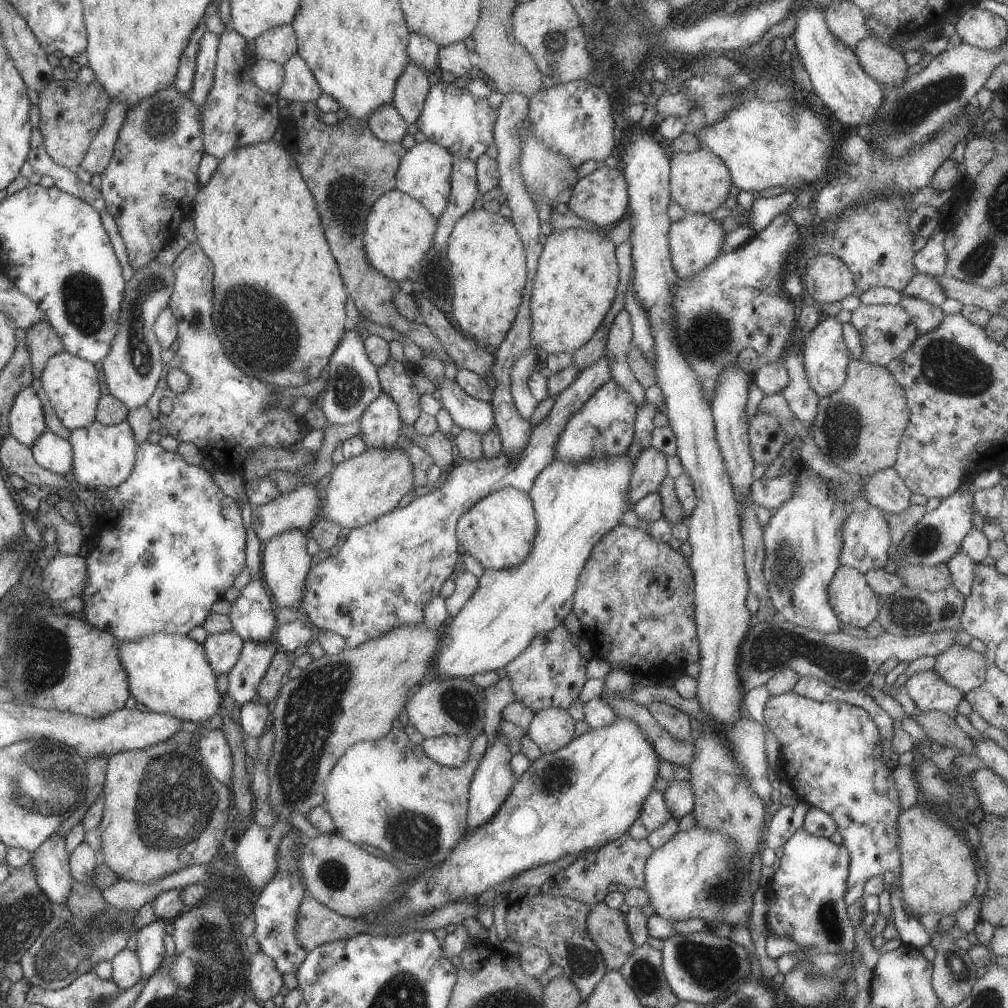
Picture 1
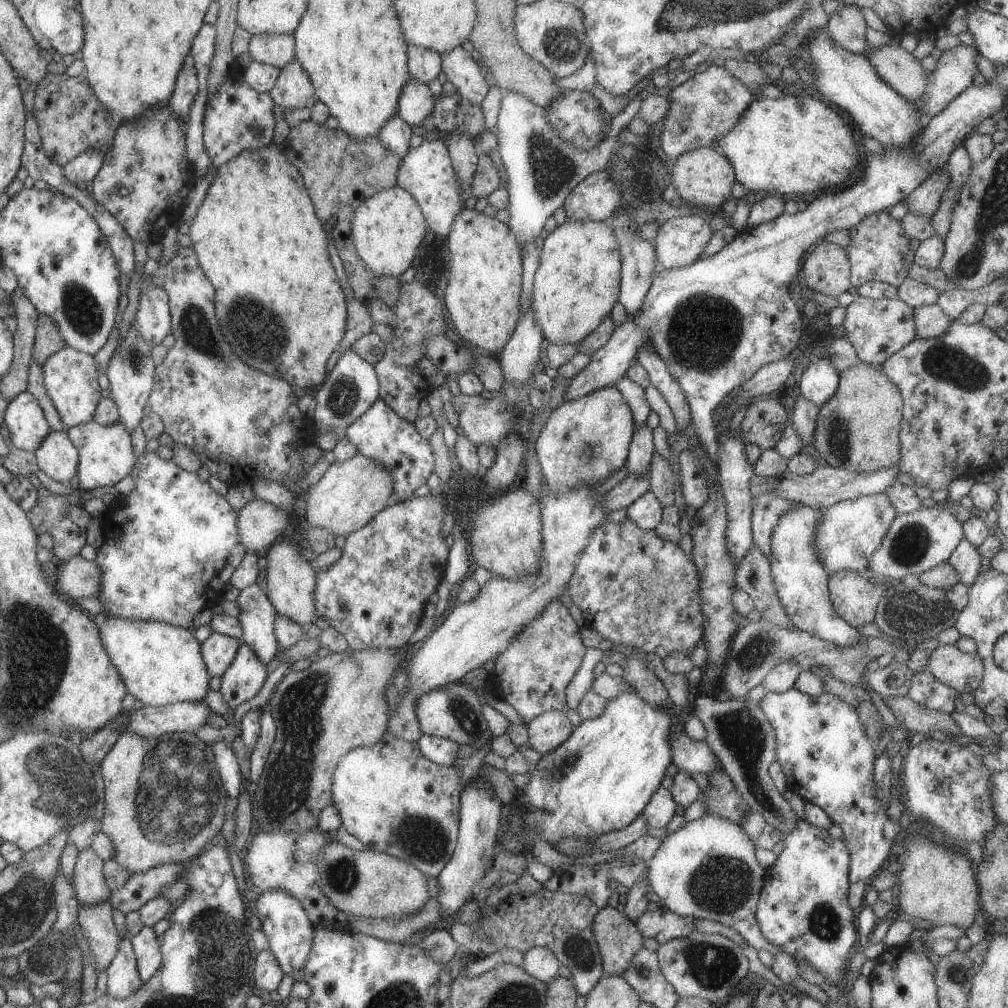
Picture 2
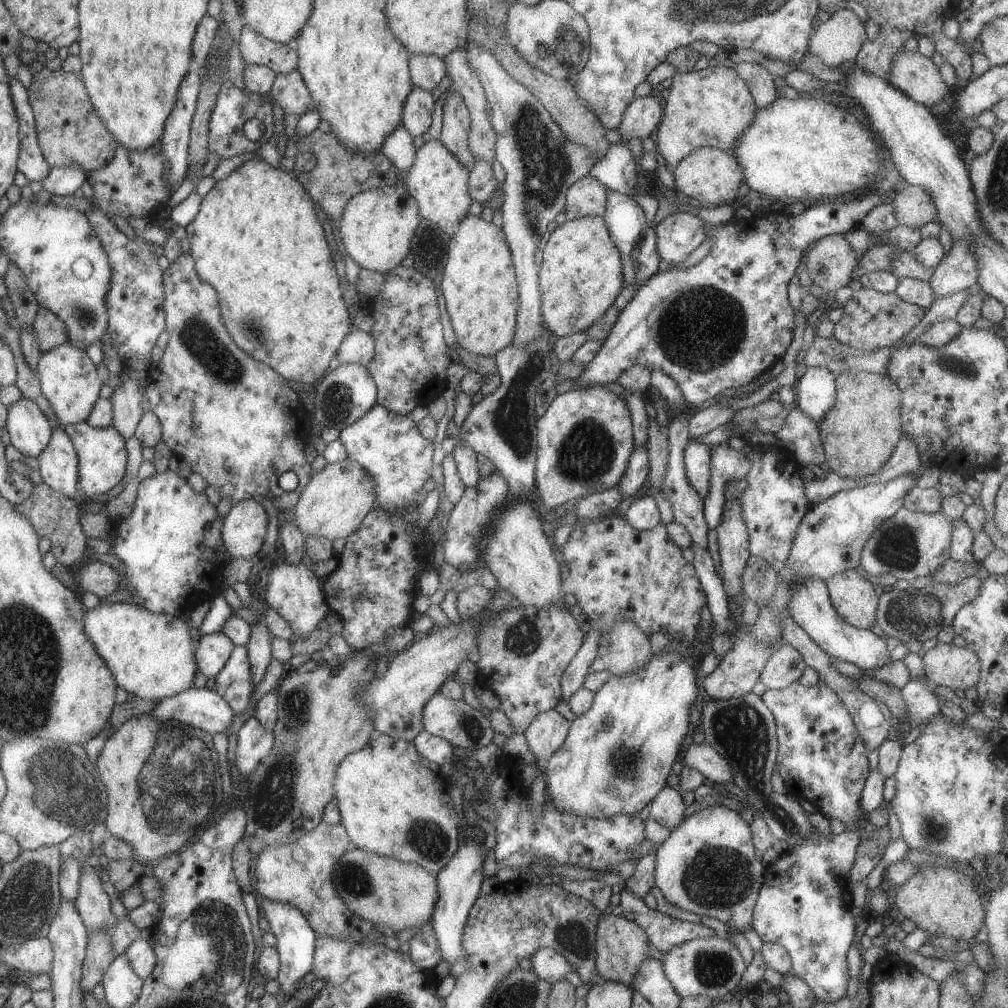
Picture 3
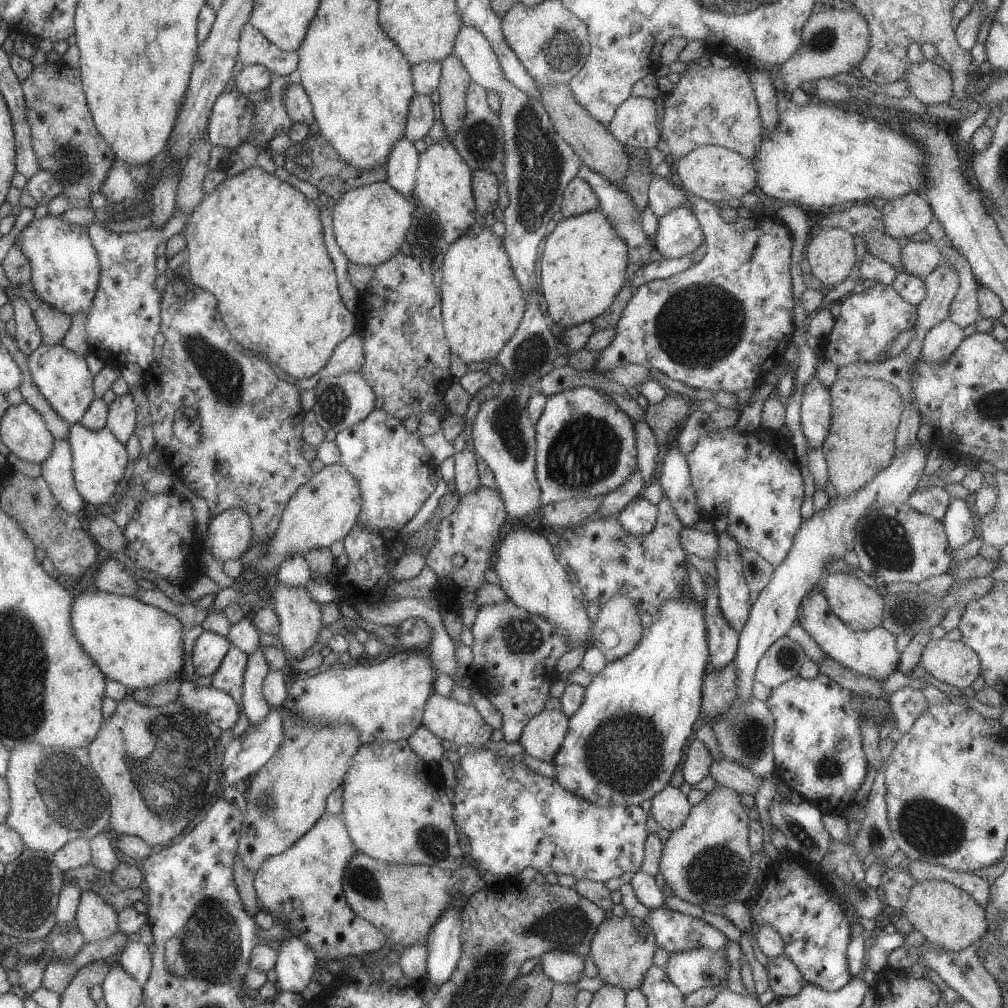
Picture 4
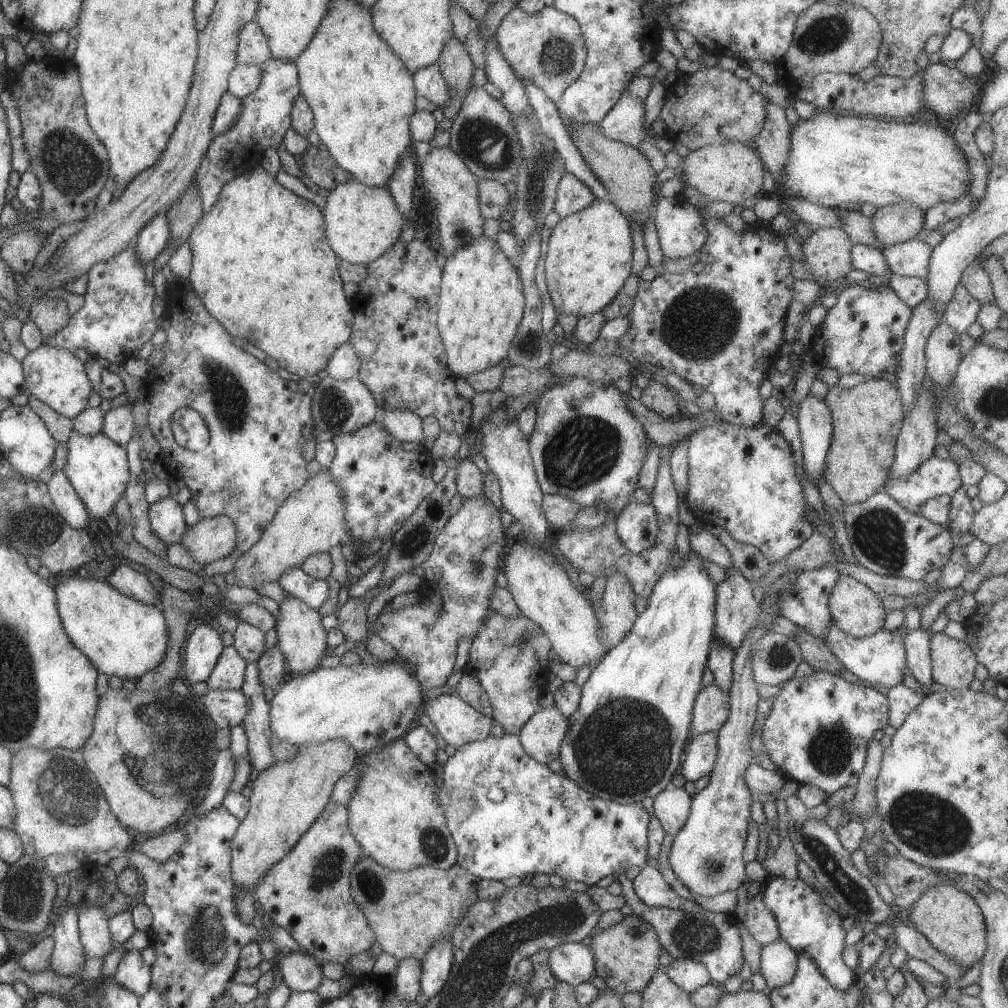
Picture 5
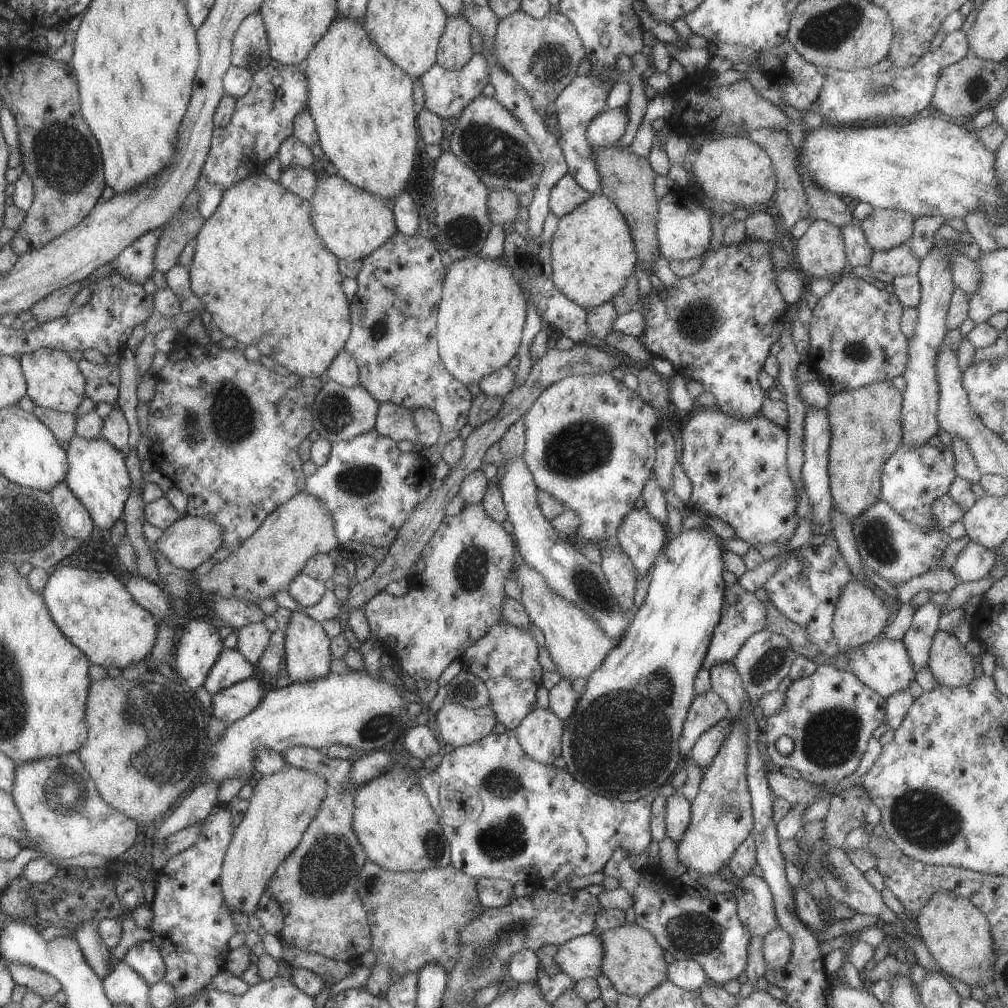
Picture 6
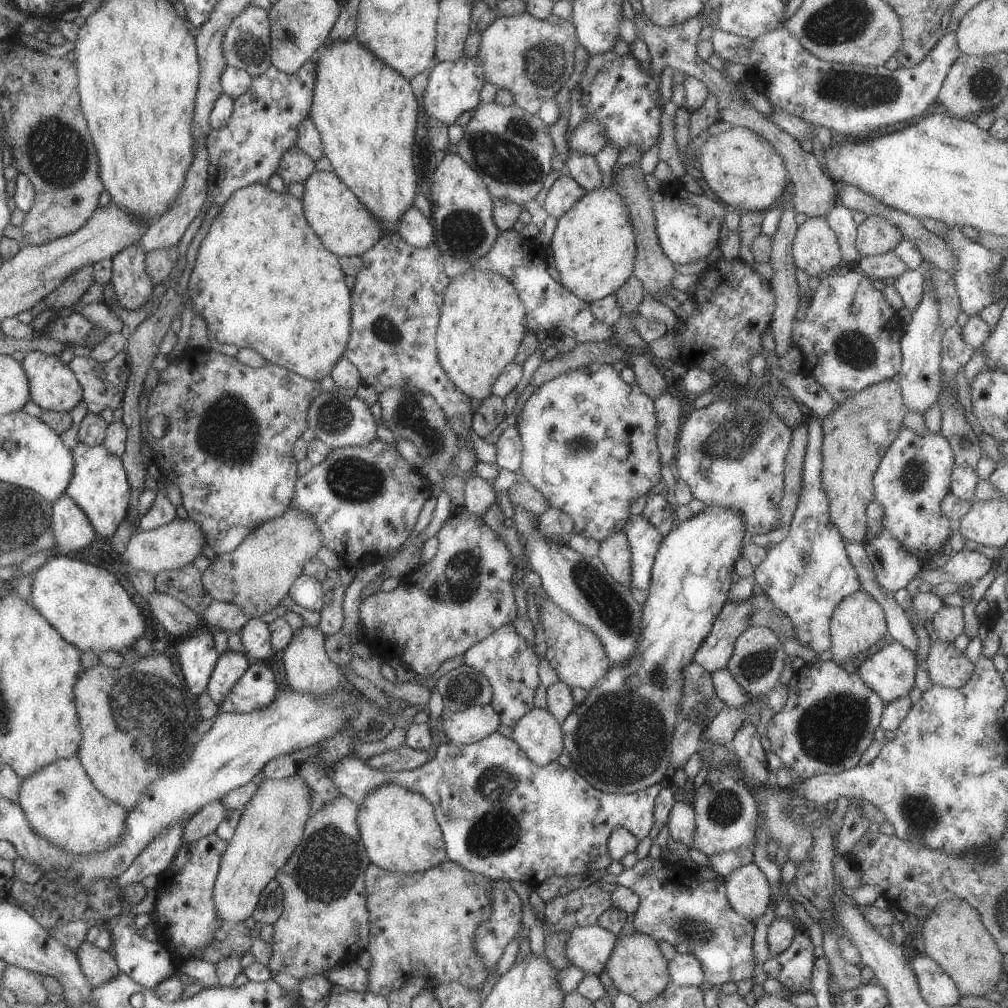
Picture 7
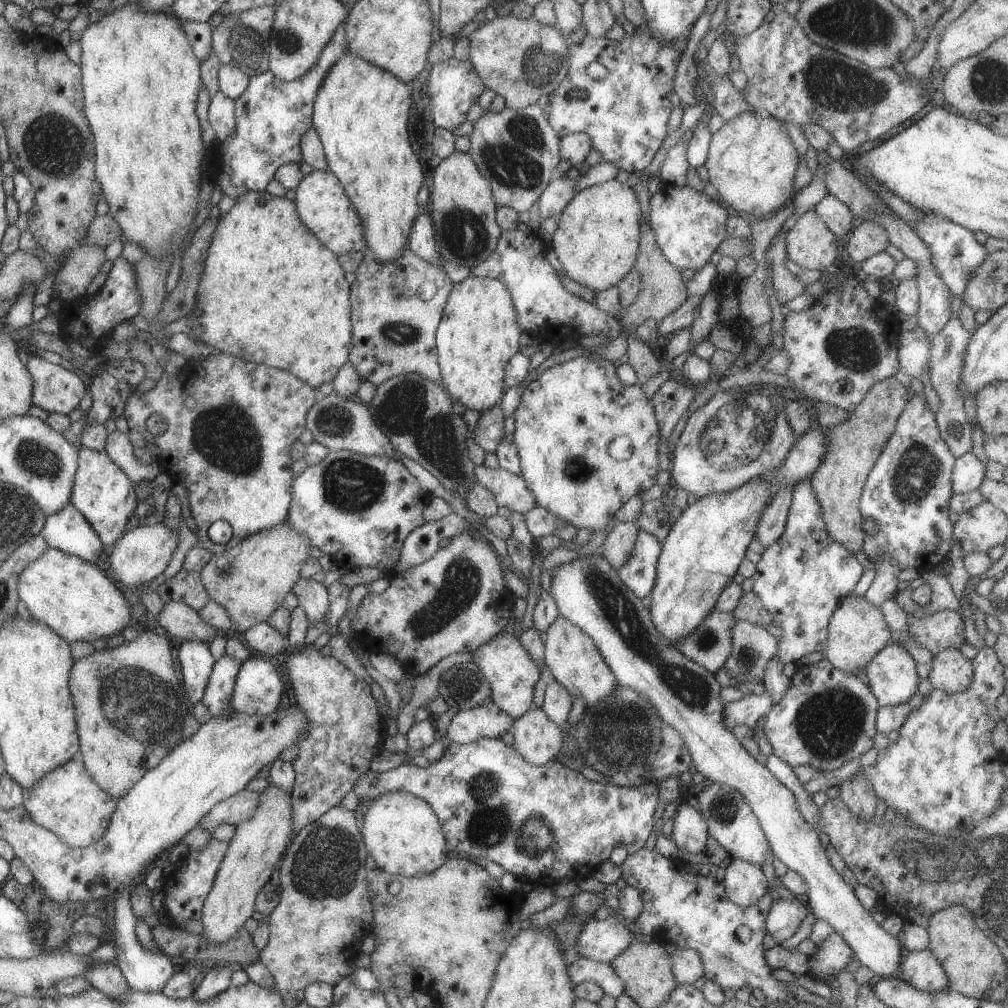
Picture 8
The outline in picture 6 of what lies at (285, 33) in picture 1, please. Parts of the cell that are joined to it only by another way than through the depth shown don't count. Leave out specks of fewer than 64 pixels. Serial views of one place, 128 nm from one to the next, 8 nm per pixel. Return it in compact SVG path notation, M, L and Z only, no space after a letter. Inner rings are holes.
M253 12L241 20L231 38L230 66L255 73L271 60L263 20L259 12Z

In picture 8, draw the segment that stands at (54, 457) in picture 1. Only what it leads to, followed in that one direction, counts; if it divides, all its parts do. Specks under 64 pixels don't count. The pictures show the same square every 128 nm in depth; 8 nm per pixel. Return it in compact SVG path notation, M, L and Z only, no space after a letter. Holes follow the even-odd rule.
M71 503L46 516L40 535L47 547L90 563L95 562L103 545L91 525Z

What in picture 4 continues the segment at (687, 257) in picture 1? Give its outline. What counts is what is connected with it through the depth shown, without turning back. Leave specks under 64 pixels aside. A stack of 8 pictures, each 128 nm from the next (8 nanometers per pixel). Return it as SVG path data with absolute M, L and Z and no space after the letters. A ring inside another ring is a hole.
M679 207L658 218L654 248L666 259L690 254L704 242L701 225L692 210Z

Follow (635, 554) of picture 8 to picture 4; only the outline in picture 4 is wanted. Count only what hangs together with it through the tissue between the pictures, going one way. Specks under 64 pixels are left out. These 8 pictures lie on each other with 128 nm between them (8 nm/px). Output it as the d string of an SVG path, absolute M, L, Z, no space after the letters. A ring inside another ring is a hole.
M639 496L628 502L617 514L616 519L629 534L639 536L651 532L657 515L657 505Z

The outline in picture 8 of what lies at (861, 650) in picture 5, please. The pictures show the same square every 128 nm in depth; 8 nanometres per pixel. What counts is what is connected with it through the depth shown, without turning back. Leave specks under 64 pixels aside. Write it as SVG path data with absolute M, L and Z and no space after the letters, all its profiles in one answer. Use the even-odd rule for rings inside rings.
M889 642L866 664L867 686L879 707L905 703L919 682L914 658L899 644Z

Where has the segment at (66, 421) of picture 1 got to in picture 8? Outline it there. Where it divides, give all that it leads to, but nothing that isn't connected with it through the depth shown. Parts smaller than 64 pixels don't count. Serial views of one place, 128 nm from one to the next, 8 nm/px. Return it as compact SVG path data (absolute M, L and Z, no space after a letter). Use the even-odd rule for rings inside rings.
M28 353L25 364L32 380L32 403L48 413L68 415L85 394L83 382L75 373Z

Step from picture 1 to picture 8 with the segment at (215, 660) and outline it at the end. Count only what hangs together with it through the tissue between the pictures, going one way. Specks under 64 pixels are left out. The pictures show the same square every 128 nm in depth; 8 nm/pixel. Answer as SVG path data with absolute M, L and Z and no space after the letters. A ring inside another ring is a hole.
M183 641L177 650L182 672L183 692L195 705L202 700L215 660L203 641Z

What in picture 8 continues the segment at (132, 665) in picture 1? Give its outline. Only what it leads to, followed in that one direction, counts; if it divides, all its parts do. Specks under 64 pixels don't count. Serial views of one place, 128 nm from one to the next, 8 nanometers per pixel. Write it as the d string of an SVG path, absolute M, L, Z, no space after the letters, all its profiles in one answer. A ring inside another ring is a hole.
M47 547L37 560L27 565L17 579L17 594L25 604L31 617L49 626L68 643L75 641L93 642L95 638L106 640L109 636L120 634L129 626L131 616L129 606L119 588L95 564L82 558Z

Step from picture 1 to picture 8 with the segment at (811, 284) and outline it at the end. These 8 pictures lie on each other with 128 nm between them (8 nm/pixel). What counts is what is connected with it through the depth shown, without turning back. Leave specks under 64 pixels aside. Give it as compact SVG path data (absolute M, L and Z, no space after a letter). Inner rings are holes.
M813 208L798 216L786 234L786 255L802 269L825 272L837 258L839 240Z

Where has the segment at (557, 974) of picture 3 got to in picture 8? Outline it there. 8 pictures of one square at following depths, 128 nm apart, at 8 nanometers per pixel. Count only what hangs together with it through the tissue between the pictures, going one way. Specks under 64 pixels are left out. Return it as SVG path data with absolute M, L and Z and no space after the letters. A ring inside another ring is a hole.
M610 915L606 919L591 918L584 924L583 930L576 940L576 951L581 957L597 961L598 963L610 963L627 945L630 945L630 931L624 928Z

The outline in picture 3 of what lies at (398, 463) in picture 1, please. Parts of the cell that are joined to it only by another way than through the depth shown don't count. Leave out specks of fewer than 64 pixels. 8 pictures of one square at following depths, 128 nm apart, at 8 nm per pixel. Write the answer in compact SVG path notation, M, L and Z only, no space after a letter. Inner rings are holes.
M347 458L327 463L323 470L312 474L311 480L301 490L291 522L304 537L319 536L331 542L346 538L357 530L365 514L376 507L373 486L373 480L367 478L367 472L357 462Z

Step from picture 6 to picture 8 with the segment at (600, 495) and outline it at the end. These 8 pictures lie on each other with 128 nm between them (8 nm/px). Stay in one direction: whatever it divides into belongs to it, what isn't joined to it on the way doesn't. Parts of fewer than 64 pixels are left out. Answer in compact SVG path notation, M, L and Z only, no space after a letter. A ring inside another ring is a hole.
M578 356L573 360L549 367L540 372L536 380L533 379L525 386L522 390L519 404L512 414L514 417L514 431L512 435L520 460L520 475L526 482L527 488L533 493L536 504L545 508L545 510L548 510L550 513L564 518L568 524L572 524L576 529L587 528L587 530L591 530L592 533L594 533L595 530L606 528L608 524L611 525L613 514L621 508L623 502L629 500L631 496L639 494L639 492L651 488L651 486L655 484L655 477L659 470L657 462L658 424L654 417L654 410L650 398L645 396L643 391L641 391L640 384L637 382L633 385L621 384L619 379L617 379L617 375L615 375L615 368L611 361L602 359L601 357L593 359L586 356ZM616 436L627 436L627 438L629 438L631 456L628 459L615 460L607 453L609 442Z

